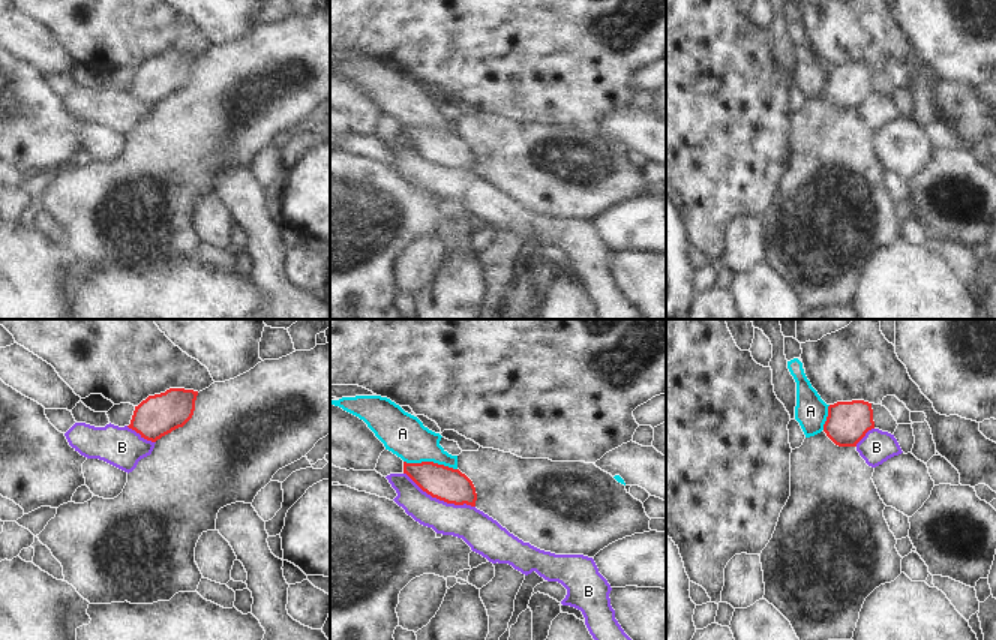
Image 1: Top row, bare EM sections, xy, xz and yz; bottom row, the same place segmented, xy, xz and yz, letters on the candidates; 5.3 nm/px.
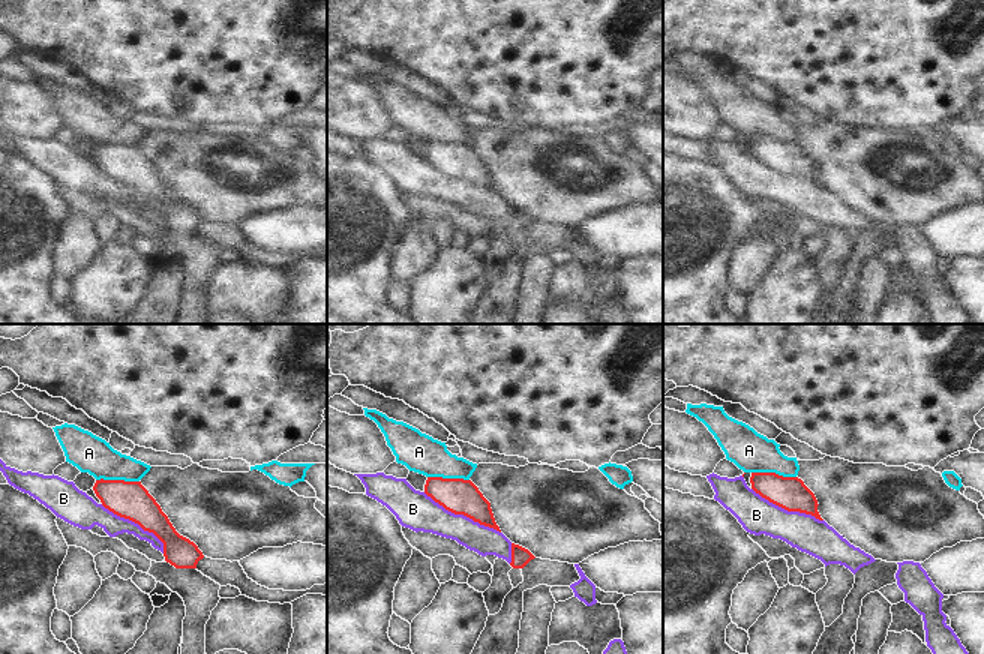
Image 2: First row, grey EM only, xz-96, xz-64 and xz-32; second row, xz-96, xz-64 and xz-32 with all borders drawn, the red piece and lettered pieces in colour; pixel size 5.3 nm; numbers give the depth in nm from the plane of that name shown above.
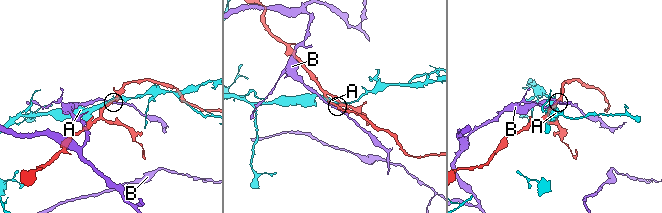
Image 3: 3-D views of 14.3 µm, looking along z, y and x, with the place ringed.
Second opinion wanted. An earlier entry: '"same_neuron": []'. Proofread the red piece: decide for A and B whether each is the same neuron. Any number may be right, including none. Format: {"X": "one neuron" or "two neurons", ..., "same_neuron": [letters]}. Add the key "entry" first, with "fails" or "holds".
{"entry": "holds", "A": "two neurons", "B": "two neurons", "same_neuron": []}

